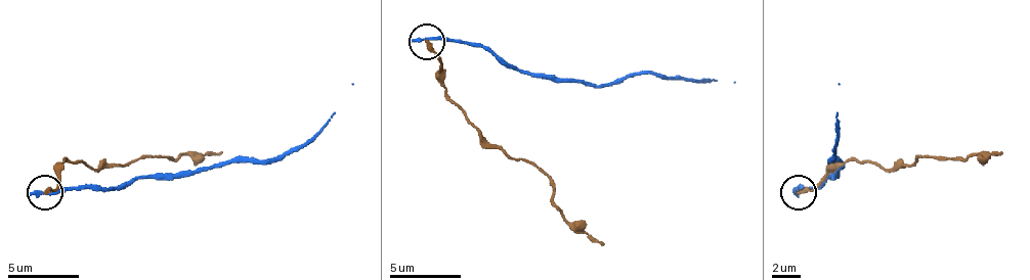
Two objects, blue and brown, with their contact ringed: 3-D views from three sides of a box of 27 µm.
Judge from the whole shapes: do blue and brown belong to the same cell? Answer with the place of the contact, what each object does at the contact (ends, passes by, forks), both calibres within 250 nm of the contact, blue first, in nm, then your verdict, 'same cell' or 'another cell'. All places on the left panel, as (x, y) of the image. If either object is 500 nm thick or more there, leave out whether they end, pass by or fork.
(44, 192) | blue ends | brown ends | 320/280 nm | another cell

